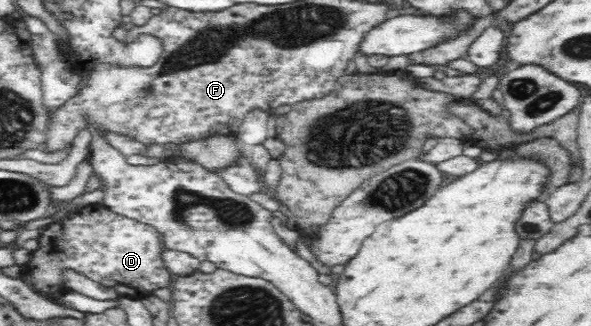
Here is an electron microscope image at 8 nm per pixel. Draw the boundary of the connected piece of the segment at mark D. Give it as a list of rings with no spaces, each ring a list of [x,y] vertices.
[[[87,204],[73,209],[55,223],[49,223],[41,231],[37,239],[37,249],[30,252],[27,263],[22,265],[21,283],[28,285],[35,293],[43,299],[50,300],[57,306],[69,307],[63,299],[67,273],[83,275],[101,285],[115,288],[121,296],[128,296],[141,300],[151,295],[157,289],[170,286],[171,272],[166,268],[162,258],[162,251],[165,249],[162,244],[161,235],[152,226],[146,223],[131,219],[123,214],[111,211],[107,206]]]

